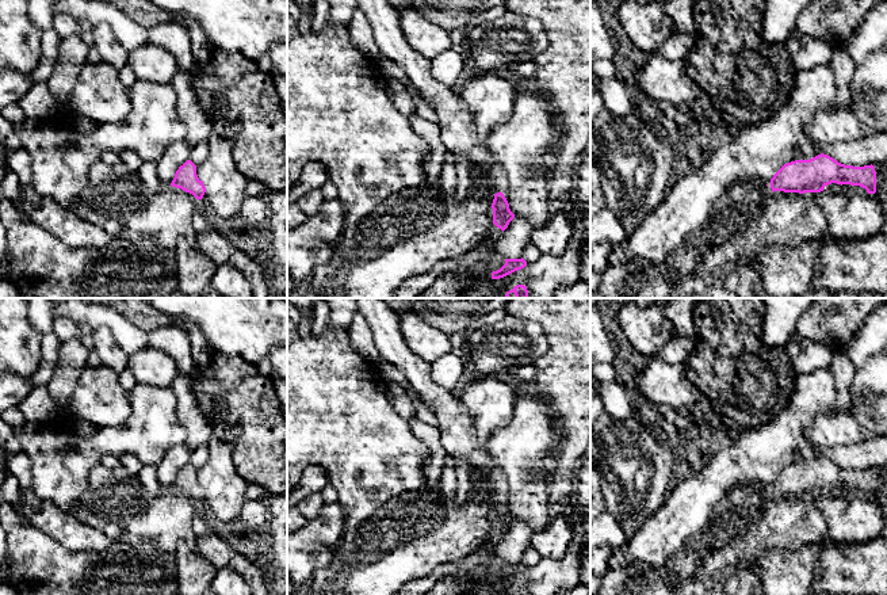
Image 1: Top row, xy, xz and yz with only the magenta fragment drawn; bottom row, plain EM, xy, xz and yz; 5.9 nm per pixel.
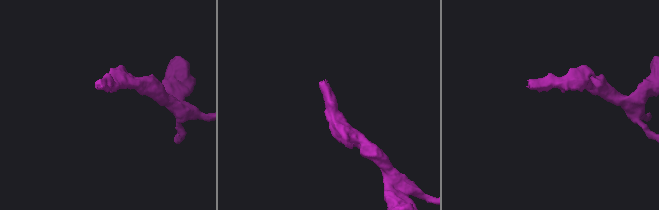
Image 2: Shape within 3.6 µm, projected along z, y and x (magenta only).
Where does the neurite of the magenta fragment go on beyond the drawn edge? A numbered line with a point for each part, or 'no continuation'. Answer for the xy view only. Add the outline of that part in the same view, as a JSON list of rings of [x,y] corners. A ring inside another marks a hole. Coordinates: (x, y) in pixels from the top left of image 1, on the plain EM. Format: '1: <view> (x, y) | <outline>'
no continuation

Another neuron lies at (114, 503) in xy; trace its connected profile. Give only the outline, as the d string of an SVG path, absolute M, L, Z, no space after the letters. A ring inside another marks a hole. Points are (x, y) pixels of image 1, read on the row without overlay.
M98 464L89 470L87 491L72 514L114 541L130 545L149 542L158 550L176 552L181 545L194 546L192 520L199 511L199 504L181 492L168 489L150 495L123 468L108 469Z

